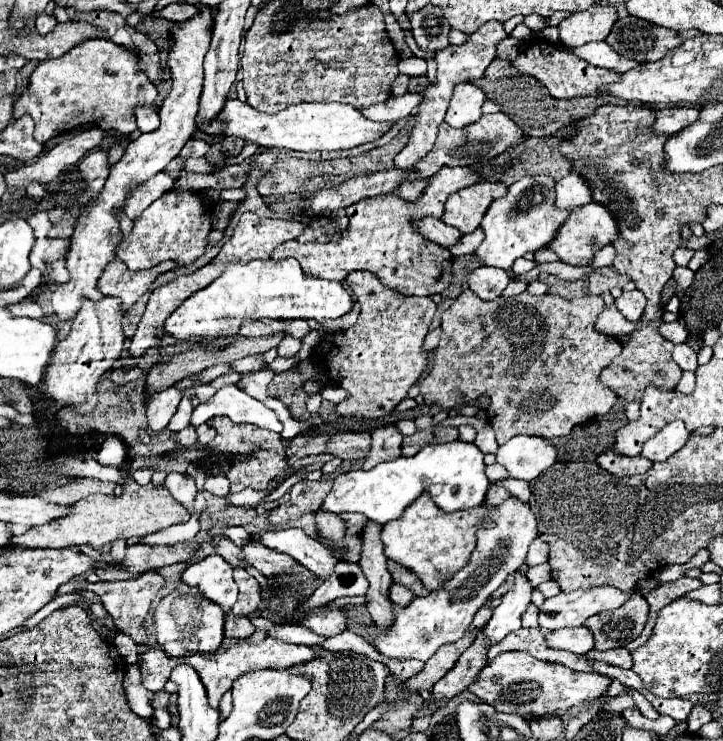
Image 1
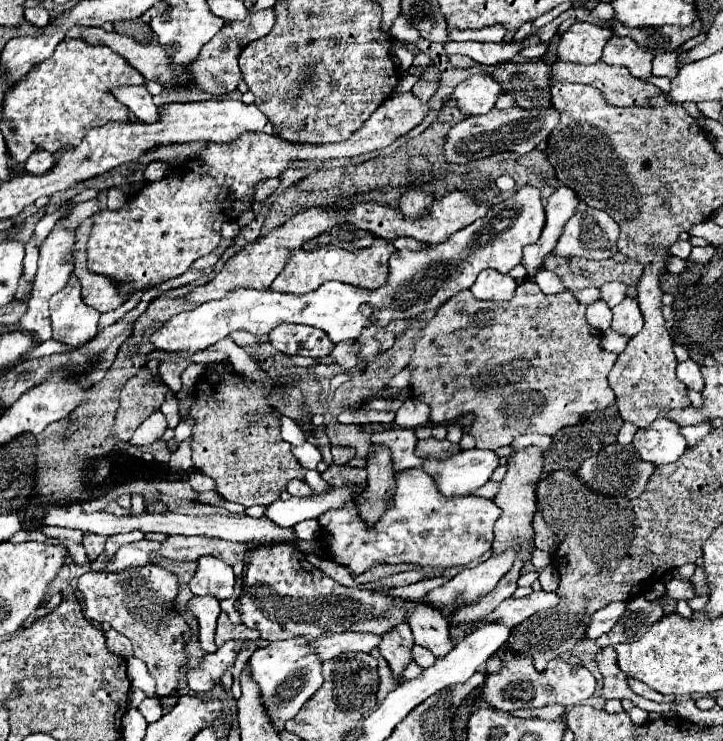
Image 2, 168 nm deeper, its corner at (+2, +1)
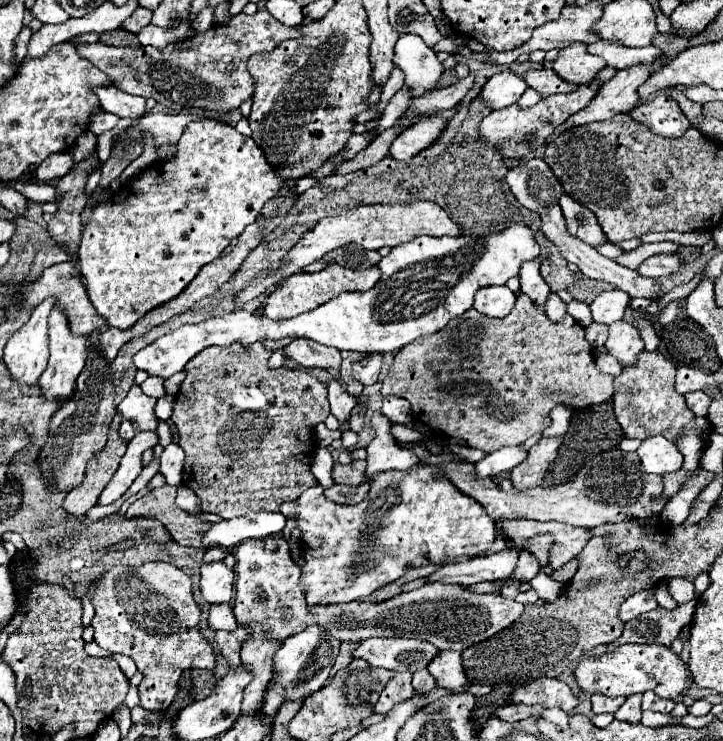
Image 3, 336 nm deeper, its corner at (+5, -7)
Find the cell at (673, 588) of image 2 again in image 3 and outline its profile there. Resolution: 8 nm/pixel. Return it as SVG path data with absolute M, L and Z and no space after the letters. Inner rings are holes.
M696 601L678 605L674 611L656 607L654 611L630 619L624 625L624 633L608 645L608 651L614 651L618 645L624 643L656 643L656 645L670 647L672 641L678 637L680 629L692 621L694 607Z

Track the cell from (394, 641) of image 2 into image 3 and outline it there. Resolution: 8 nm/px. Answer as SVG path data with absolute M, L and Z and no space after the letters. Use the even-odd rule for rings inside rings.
M404 671L404 673L394 673L394 679L388 681L388 685L384 687L378 703L374 705L374 713L388 713L388 709L392 709L394 705L398 705L400 701L406 701L408 697L412 697L414 689L412 689L412 673Z

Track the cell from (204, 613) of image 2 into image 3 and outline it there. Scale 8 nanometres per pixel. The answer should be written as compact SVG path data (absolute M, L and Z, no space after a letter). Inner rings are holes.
M224 603L224 605L212 605L210 607L208 625L214 631L218 631L218 629L234 631L238 627L238 621L236 621L236 615L232 613L232 607L228 603Z

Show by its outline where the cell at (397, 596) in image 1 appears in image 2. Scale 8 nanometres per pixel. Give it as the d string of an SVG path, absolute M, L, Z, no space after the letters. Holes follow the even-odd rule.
M405 601L403 607L415 643L431 649L435 657L443 657L453 649L453 643L449 639L449 621L443 619L443 615L435 607L419 601Z

